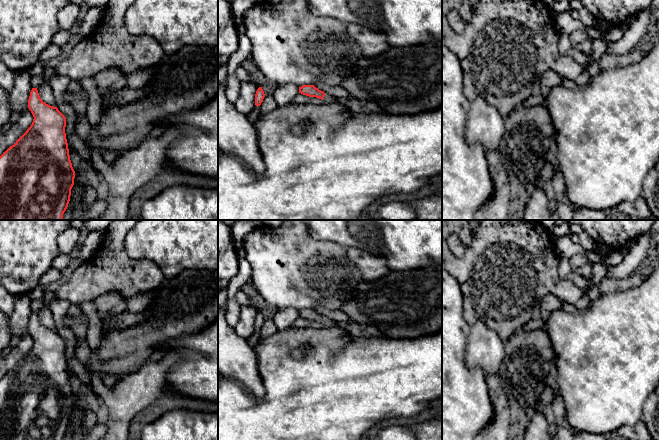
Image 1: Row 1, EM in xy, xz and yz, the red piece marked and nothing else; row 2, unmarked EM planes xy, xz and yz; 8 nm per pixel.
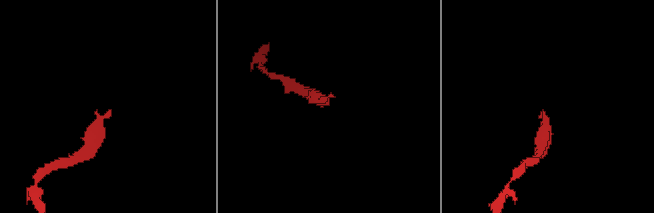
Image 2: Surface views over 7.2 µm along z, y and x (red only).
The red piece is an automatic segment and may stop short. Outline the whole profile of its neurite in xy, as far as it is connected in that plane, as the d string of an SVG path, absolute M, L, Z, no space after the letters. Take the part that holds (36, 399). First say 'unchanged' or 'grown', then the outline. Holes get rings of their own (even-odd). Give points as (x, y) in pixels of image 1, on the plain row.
unchanged; M37 312L30 316L28 332L34 341L31 350L0 380L0 440L63 440L75 402L65 357L66 342L57 331L41 324Z

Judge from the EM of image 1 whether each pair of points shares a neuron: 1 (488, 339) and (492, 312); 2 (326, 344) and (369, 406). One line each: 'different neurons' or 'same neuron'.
1: different neurons
2: same neuron

